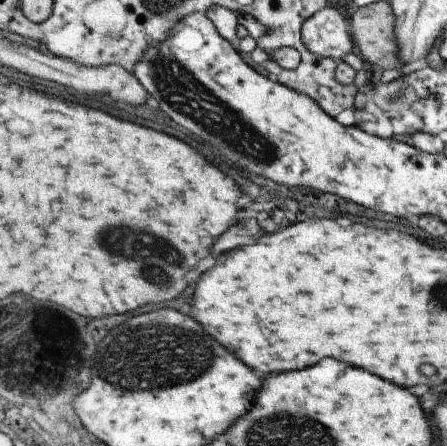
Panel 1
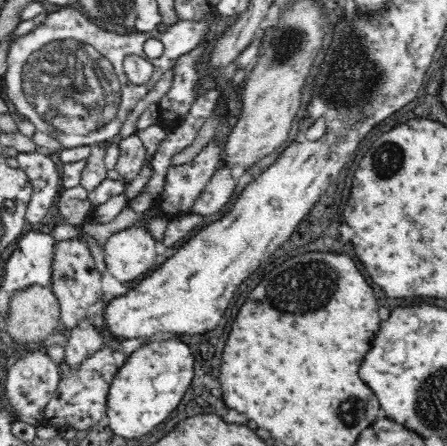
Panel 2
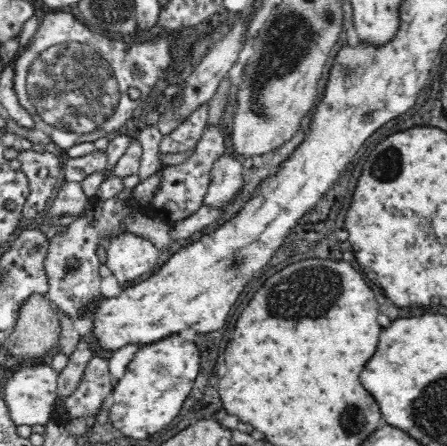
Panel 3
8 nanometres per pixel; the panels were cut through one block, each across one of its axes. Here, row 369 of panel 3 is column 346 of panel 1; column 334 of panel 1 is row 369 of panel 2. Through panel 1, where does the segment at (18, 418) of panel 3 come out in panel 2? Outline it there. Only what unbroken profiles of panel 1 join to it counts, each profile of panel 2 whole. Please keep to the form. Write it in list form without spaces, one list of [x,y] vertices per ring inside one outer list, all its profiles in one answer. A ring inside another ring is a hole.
[[[30,350],[26,352],[24,358],[20,358],[6,376],[6,396],[14,408],[16,420],[30,424],[30,426],[38,426],[42,424],[42,408],[48,406],[50,398],[54,396],[56,388],[60,382],[60,366],[54,364],[54,360],[50,360],[48,352],[44,350]]]

